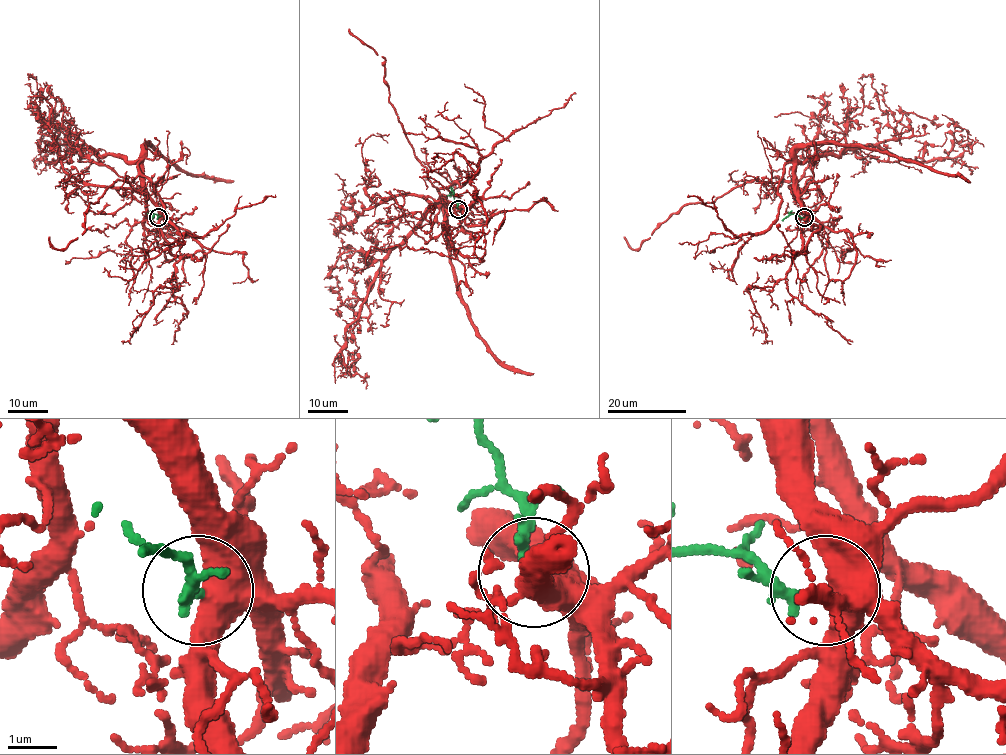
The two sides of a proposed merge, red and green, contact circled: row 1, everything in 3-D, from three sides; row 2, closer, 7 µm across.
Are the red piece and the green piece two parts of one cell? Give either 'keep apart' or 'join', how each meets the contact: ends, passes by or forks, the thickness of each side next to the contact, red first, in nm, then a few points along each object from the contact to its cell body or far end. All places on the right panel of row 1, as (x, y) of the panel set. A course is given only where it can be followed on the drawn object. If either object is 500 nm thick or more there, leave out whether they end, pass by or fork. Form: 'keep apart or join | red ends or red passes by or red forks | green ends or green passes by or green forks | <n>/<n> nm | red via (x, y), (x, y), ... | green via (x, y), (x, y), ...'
join | 550/200 nm | red via (804, 217), (797, 164), (860, 146), (921, 161), (943, 158), (962, 129), (942, 114) | green via (804, 217), (789, 214), (781, 220)

